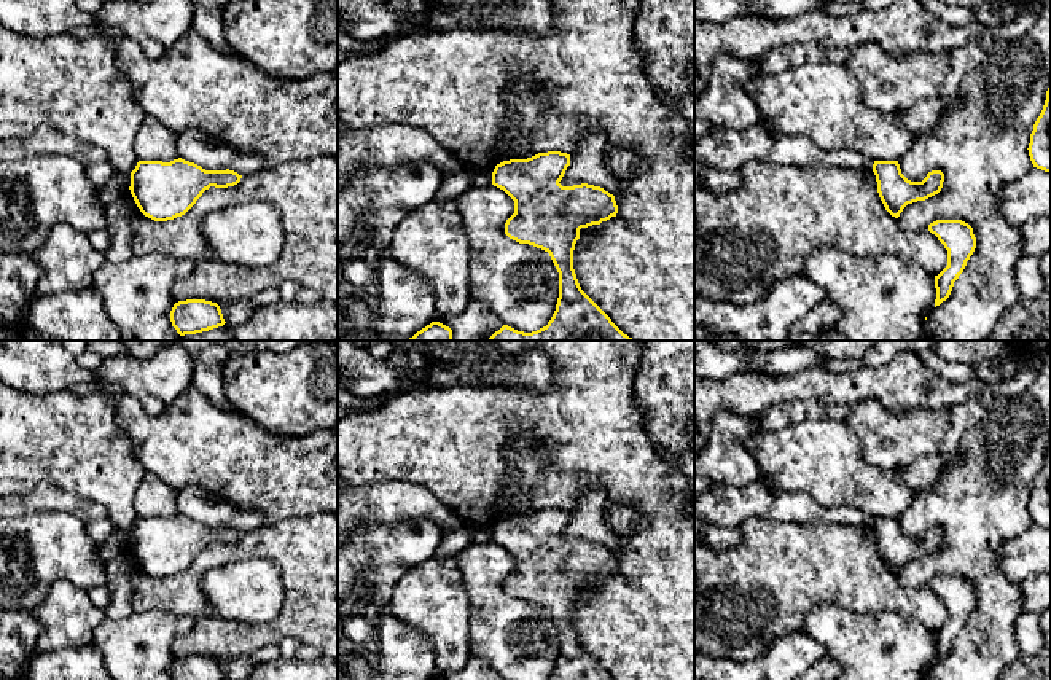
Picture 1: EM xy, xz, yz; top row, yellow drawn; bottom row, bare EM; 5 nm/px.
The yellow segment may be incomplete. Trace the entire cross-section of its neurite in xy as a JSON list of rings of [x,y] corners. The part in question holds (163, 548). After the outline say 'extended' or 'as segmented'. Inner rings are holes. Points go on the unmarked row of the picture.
[[[182,514],[139,518],[131,529],[129,546],[145,573],[167,578],[185,572],[210,543],[234,543],[240,535],[234,527],[205,527]]]; as segmented

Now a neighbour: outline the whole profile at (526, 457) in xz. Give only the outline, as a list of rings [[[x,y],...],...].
[[[516,432],[508,438],[505,454],[506,483],[497,498],[502,518],[532,514],[537,511],[532,490],[546,476],[546,446],[526,432]]]

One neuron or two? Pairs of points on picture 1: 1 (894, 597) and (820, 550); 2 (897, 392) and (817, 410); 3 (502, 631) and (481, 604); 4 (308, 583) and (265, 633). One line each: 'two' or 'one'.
1: one
2: two
3: one
4: one

